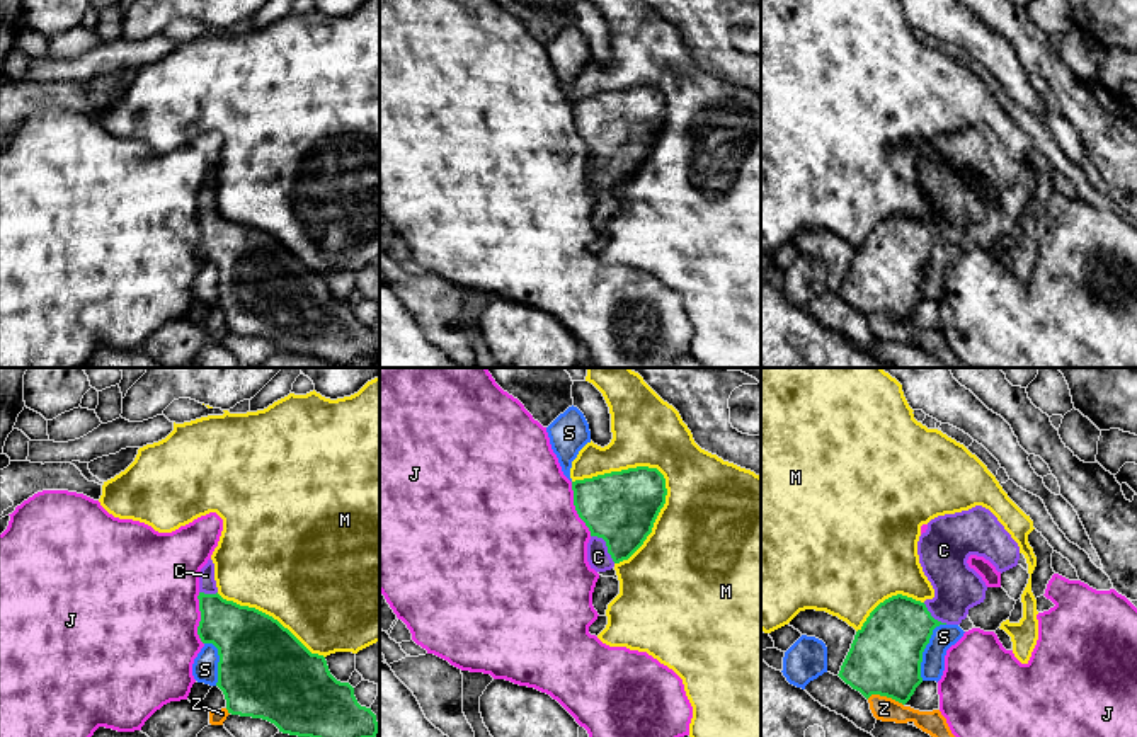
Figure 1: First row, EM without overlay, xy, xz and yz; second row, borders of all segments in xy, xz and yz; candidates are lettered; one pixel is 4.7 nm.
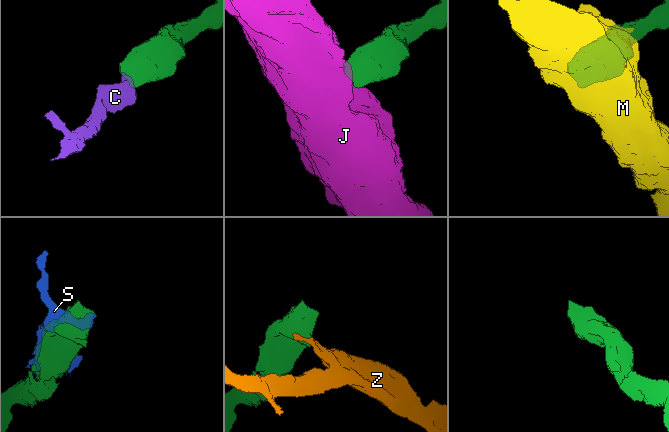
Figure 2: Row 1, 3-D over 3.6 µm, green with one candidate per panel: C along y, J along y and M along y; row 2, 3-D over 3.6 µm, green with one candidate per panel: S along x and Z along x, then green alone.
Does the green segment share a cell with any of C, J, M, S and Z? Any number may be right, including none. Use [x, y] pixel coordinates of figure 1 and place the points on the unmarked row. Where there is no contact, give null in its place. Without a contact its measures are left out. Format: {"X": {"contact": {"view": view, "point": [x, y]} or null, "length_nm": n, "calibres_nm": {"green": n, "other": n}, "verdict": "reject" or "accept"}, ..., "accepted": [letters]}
{"C": {"contact": {"view": "xz", "point": [606, 164]}, "length_nm": 180, "calibres_nm": {"green": 340, "other": 110}, "verdict": "accept"}, "J": {"contact": {"view": "xz", "point": [576, 128]}, "length_nm": 280, "calibres_nm": {"green": 340, "other": 500}, "verdict": "reject"}, "M": {"contact": {"view": "xz", "point": [656, 137]}, "length_nm": 500, "calibres_nm": {"green": 340, "other": 500}, "verdict": "reject"}, "S": {"contact": {"view": "yz", "point": [925, 266]}, "length_nm": 300, "calibres_nm": {"green": 340, "other": 110}, "verdict": "reject"}, "Z": {"contact": {"view": "yz", "point": [885, 314]}, "length_nm": 180, "calibres_nm": {"green": 340, "other": 120}, "verdict": "reject"}, "accepted": ["C"]}

